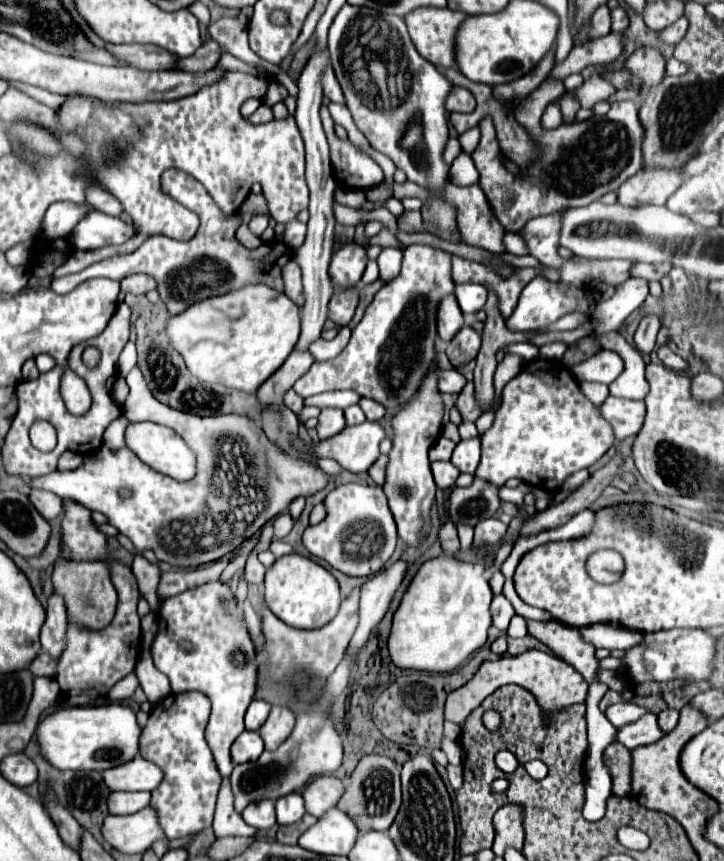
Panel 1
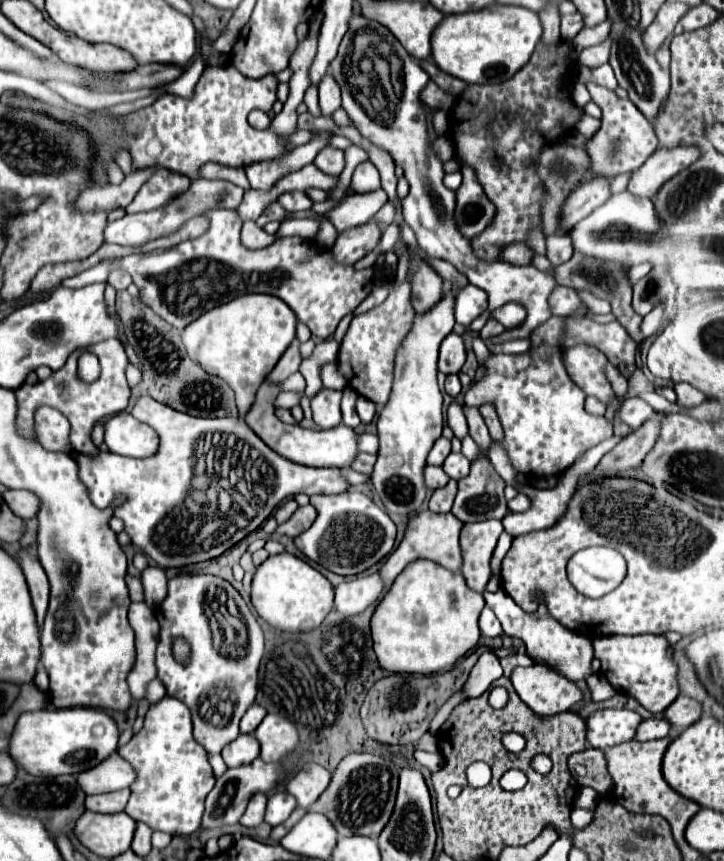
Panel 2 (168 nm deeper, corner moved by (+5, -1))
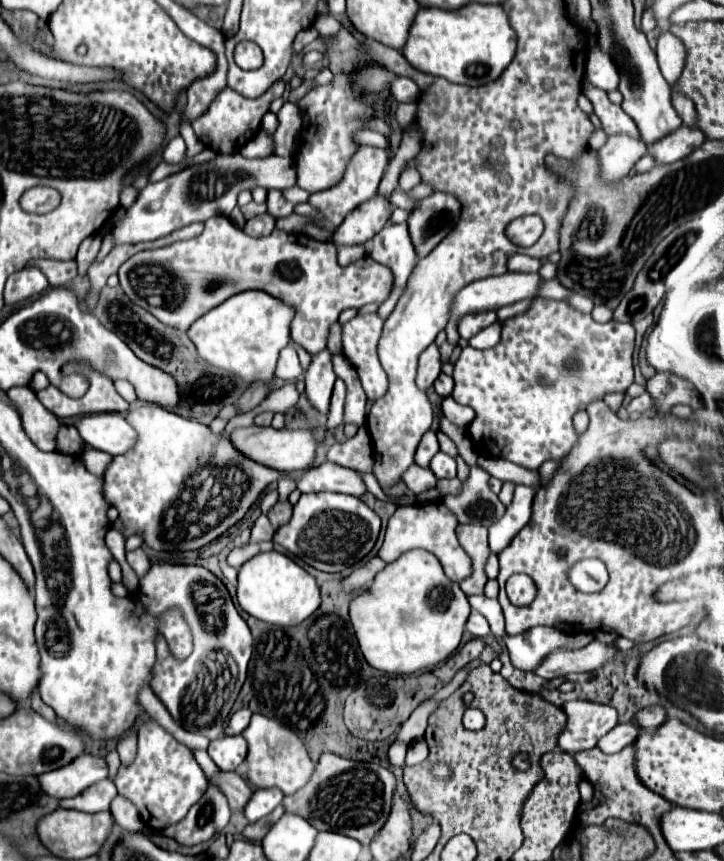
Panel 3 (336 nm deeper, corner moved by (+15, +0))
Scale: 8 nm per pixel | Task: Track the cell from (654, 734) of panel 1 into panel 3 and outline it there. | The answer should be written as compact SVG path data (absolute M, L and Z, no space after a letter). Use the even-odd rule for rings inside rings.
M572 700L566 702L562 710L568 716L568 724L560 734L558 746L570 754L594 748L598 740L618 724L618 712L606 704Z

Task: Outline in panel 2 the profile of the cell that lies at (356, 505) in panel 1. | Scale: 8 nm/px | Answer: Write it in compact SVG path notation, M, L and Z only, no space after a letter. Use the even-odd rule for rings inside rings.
M346 491L340 495L312 495L310 505L316 507L318 517L308 531L294 539L294 545L328 571L338 575L358 575L392 551L396 525L388 513L364 493Z

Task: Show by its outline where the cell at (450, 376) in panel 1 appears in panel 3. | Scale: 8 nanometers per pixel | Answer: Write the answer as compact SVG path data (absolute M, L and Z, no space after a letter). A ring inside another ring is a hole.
M440 374L440 376L436 378L436 382L434 382L434 388L436 388L436 392L438 392L440 396L448 396L448 394L452 392L452 388L454 388L454 382L452 382L450 376Z

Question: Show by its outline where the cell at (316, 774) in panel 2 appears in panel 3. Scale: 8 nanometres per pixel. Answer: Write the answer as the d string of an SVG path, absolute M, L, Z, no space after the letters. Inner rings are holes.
M254 714L250 720L250 726L242 732L242 736L248 742L248 756L246 756L248 778L256 788L276 786L288 796L288 794L298 792L302 786L306 786L306 782L310 780L314 772L314 762L310 760L304 744L298 738L290 738L290 736L296 736L290 728L284 728L284 724L264 714Z

